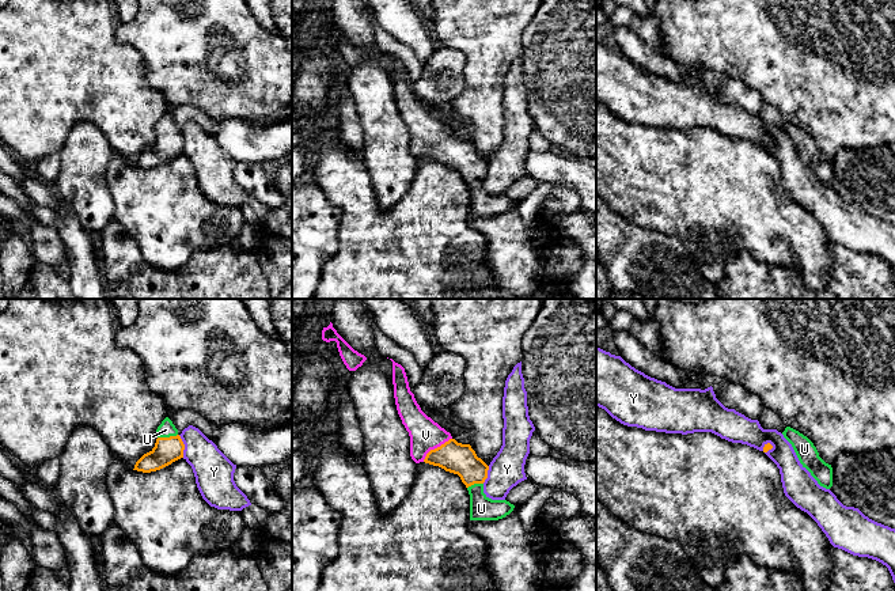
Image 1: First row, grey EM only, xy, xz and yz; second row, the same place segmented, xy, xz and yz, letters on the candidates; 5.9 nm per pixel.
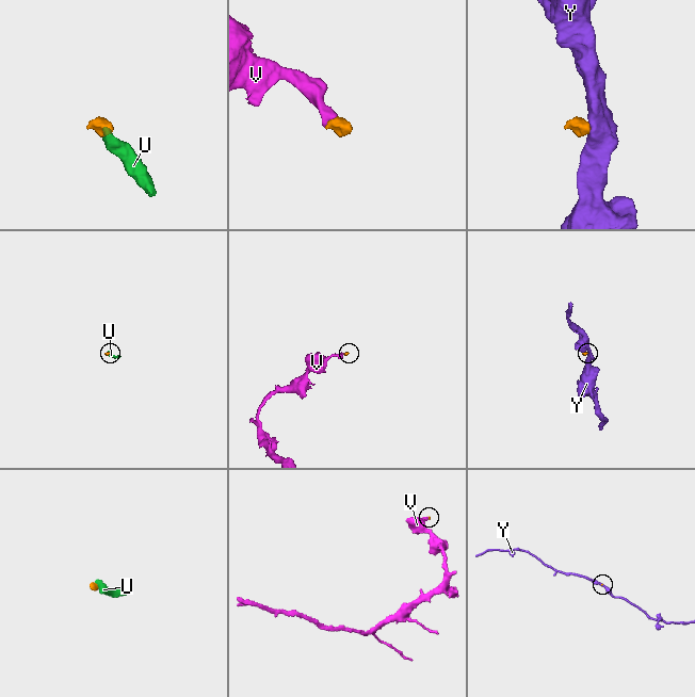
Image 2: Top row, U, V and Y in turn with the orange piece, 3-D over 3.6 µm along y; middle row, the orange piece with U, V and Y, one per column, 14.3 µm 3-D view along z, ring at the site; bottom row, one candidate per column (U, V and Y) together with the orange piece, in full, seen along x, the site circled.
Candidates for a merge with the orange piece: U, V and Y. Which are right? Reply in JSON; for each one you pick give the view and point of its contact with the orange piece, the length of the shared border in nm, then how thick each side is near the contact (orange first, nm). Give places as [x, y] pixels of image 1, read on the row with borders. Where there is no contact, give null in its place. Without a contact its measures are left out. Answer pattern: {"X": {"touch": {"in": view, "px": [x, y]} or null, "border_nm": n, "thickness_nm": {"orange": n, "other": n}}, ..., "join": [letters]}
{"U": {"touch": {"in": "xy", "px": [167, 438]}, "border_nm": 120, "thickness_nm": {"orange": 160, "other": 90}}, "V": {"touch": {"in": "xz", "px": [435, 449]}, "border_nm": 220, "thickness_nm": {"orange": 180, "other": 190}}, "join": ["U", "V"]}

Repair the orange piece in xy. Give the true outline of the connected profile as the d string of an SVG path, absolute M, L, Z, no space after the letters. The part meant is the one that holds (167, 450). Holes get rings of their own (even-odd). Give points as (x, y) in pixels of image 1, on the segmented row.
M168 417L158 427L156 435L155 447L136 462L133 470L151 473L183 458L185 444Z

